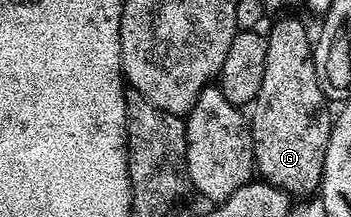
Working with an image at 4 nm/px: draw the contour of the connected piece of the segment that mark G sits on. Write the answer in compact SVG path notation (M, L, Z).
M281 16L265 34L267 64L263 84L251 103L253 164L264 181L297 200L318 193L323 176L329 133L333 127L331 110L320 90L313 63L313 42L309 30L297 18Z

